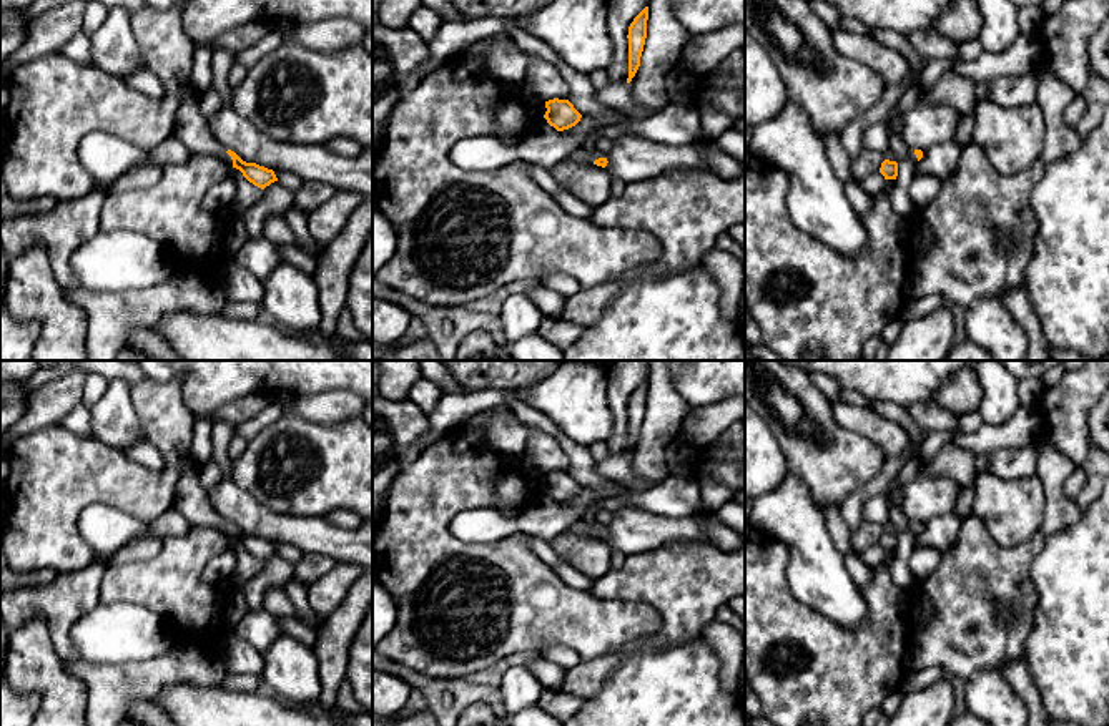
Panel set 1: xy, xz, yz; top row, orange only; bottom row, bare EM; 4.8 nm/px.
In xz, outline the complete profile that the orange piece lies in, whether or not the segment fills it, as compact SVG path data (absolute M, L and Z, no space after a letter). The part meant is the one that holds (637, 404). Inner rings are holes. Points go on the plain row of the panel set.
M645 379L630 395L628 399L628 450L627 455L632 454L638 439L640 429L643 424L645 410L647 410L647 392L648 392L648 379Z

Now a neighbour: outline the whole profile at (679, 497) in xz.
M670 473L663 482L643 492L628 490L624 497L604 498L587 510L574 510L557 503L544 488L539 488L535 502L517 518L494 508L462 510L452 518L451 533L467 543L490 543L514 533L527 533L550 542L569 525L584 520L589 512L607 508L615 513L624 507L673 518L697 517L703 513L702 488L698 480L692 477Z

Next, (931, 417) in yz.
M926 400L906 407L911 419L924 432L956 432L956 415L936 404L934 400Z

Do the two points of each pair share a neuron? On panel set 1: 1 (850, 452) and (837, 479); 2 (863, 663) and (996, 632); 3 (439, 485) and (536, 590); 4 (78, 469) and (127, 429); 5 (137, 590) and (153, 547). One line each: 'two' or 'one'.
1: one
2: two
3: one
4: two
5: two

